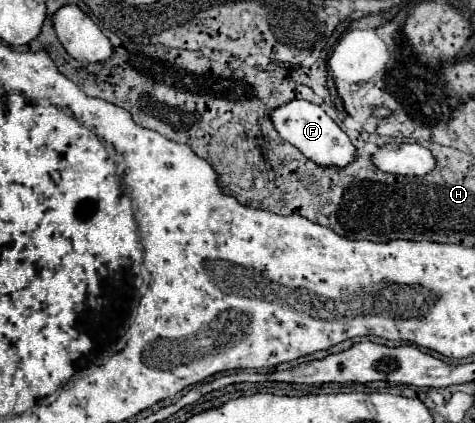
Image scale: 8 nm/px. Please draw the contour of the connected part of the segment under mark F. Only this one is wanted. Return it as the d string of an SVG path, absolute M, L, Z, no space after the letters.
M291 100L271 110L269 116L279 136L299 148L309 160L317 162L319 166L347 166L355 158L355 146L351 144L349 136L317 104L311 104L307 100Z

